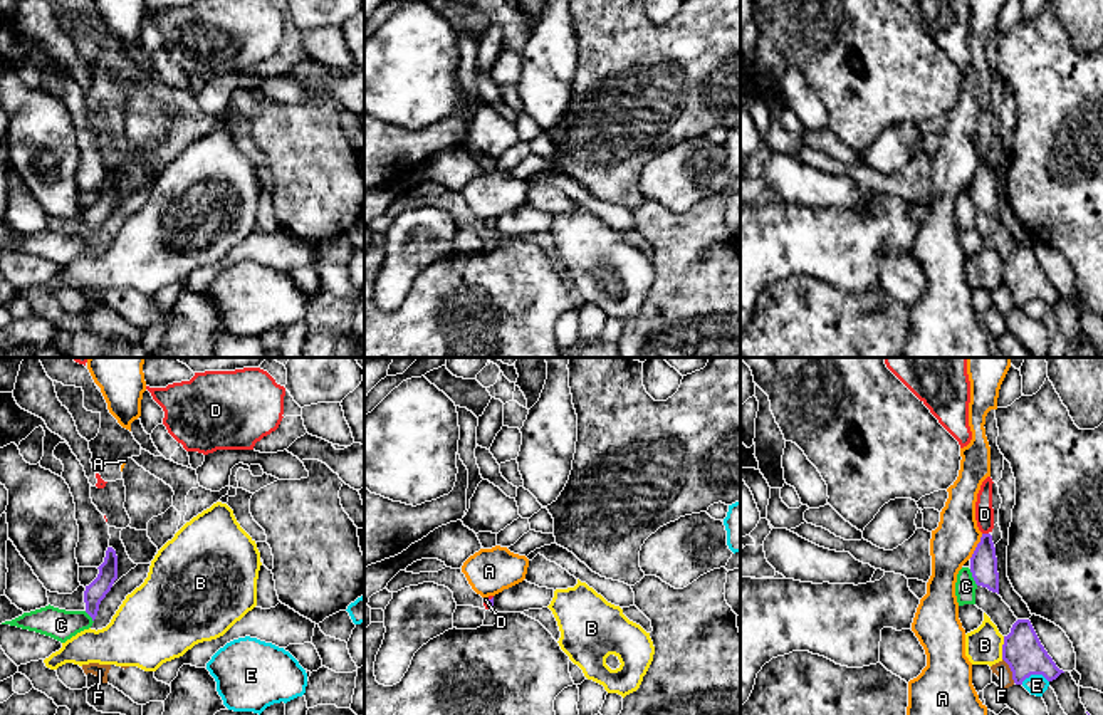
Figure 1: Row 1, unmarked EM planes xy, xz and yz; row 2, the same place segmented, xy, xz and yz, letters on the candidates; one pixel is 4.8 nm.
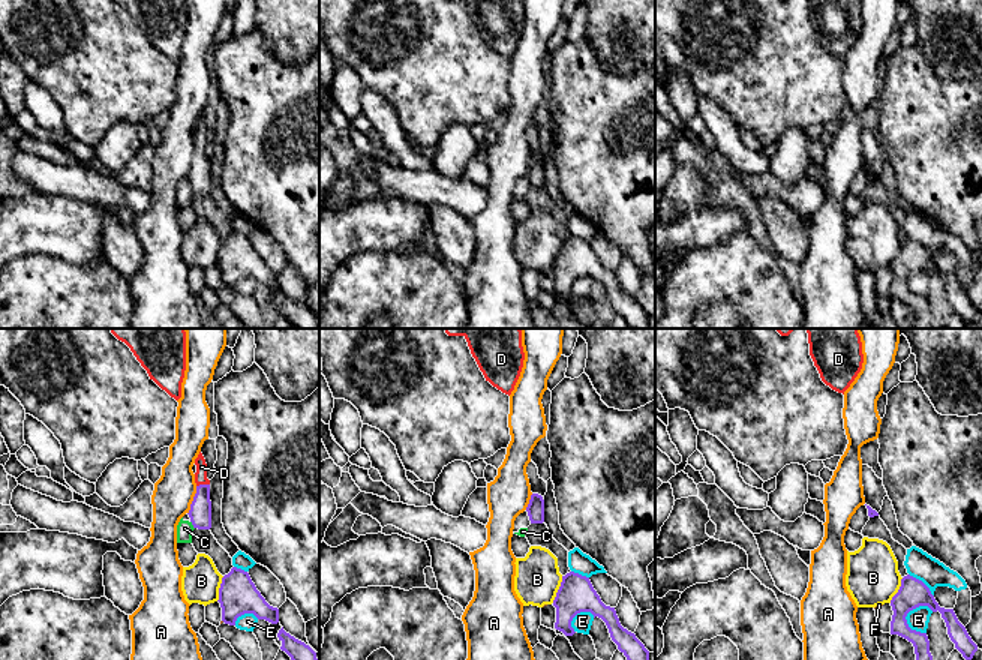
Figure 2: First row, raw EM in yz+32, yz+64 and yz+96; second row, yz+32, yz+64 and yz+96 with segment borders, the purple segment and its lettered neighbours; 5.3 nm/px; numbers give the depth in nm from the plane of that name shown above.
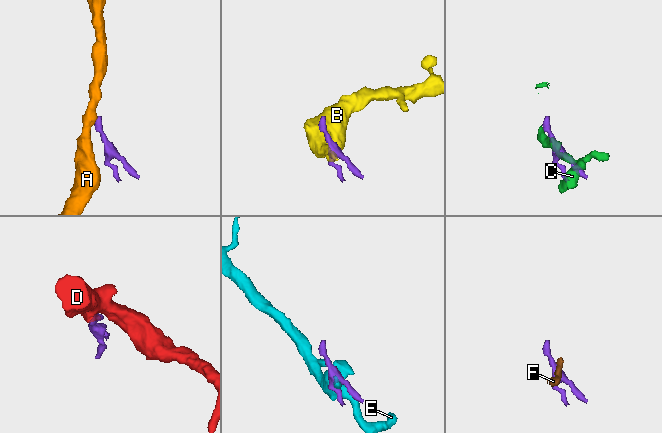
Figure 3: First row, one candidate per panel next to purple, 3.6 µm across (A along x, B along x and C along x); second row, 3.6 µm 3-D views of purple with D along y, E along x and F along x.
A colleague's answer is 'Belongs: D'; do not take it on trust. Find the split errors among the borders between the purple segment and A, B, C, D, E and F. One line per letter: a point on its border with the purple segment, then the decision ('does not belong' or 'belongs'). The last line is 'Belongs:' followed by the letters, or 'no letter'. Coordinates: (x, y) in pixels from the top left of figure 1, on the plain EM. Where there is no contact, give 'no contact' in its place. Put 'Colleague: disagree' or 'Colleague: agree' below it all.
A: yz (977, 170) | does not belong
B: yz (1003, 272) | does not belong
C: yz (972, 200) | does not belong
D: yz (986, 158) | belongs
E: yz (1035, 297) | does not belong
F: yz (1011, 294) | does not belong
Belongs: D
Colleague: agree

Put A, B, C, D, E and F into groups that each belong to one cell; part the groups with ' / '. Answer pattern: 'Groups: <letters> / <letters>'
Groups: A / B / C / D / E / F

